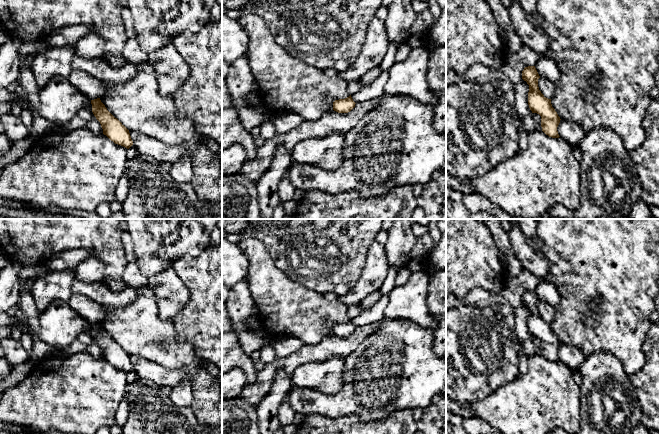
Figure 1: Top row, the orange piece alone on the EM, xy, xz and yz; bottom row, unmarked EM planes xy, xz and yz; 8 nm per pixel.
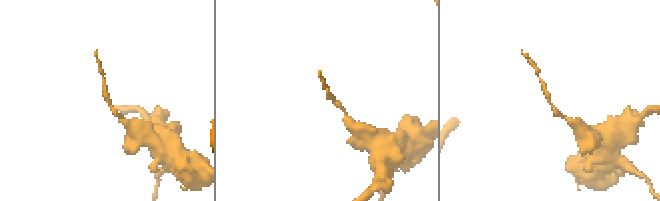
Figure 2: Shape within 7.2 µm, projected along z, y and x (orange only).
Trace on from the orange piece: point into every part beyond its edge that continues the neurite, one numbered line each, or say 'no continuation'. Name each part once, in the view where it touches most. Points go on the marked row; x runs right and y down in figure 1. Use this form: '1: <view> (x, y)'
no continuation

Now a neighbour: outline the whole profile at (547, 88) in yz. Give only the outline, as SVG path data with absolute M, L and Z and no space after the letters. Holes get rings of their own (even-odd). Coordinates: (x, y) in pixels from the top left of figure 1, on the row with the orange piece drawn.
M546 78L538 79L538 87L544 97L552 99L554 97L556 85Z

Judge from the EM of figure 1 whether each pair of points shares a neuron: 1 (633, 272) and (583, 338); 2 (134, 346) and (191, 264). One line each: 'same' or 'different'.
1: same
2: different

